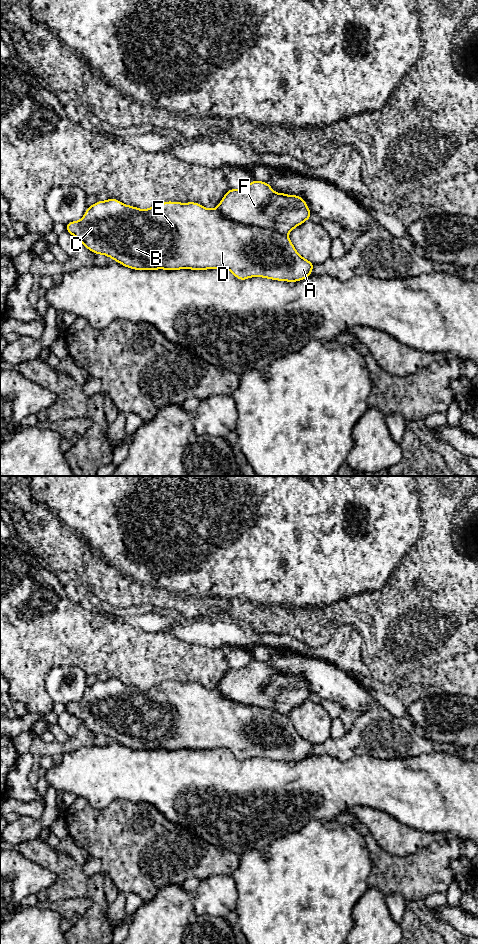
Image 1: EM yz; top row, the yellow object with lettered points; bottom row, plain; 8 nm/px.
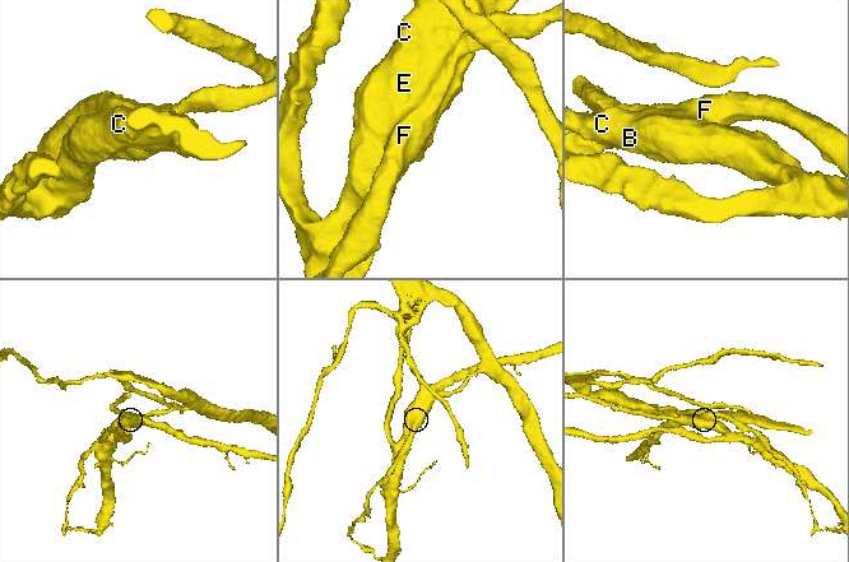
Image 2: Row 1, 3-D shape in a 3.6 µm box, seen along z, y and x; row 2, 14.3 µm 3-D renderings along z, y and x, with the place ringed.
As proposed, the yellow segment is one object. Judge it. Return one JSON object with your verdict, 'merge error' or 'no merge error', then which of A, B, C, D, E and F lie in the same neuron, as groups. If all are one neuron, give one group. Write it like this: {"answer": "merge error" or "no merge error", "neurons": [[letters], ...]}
{"answer": "merge error", "neurons": [["A", "B", "C", "D", "E"], ["F"]]}

